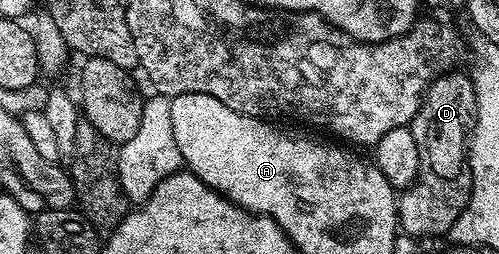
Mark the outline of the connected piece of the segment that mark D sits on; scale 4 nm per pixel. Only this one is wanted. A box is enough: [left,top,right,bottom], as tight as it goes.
[397,70,478,236]

